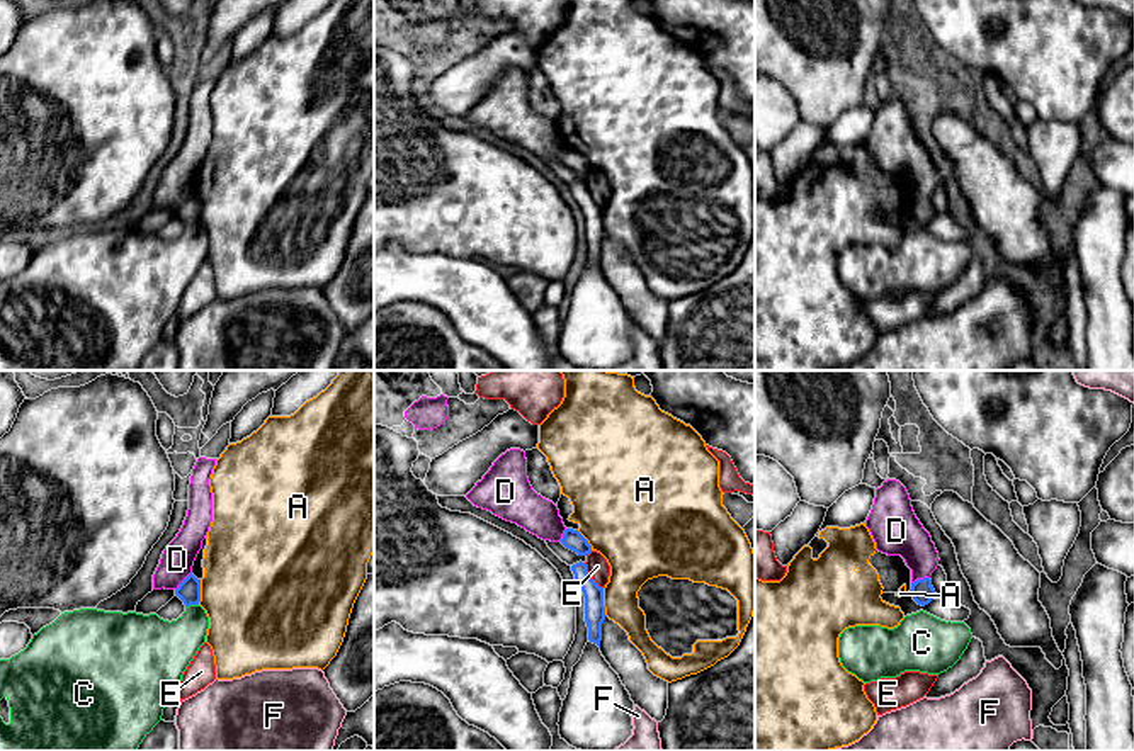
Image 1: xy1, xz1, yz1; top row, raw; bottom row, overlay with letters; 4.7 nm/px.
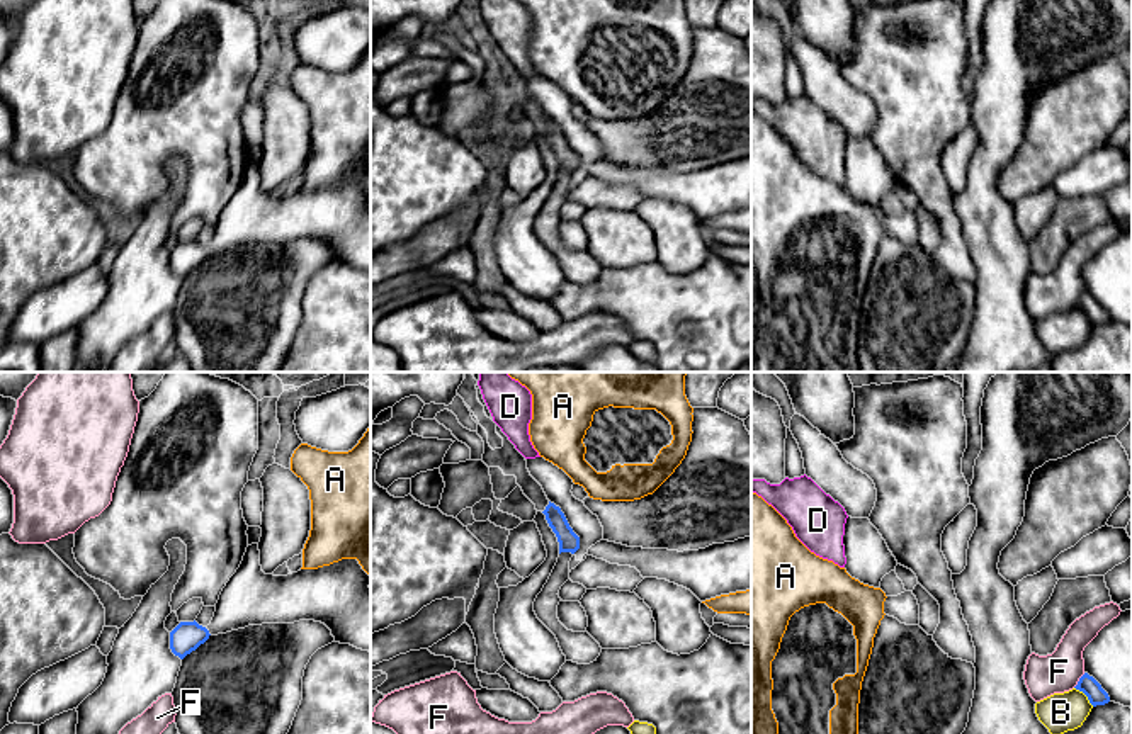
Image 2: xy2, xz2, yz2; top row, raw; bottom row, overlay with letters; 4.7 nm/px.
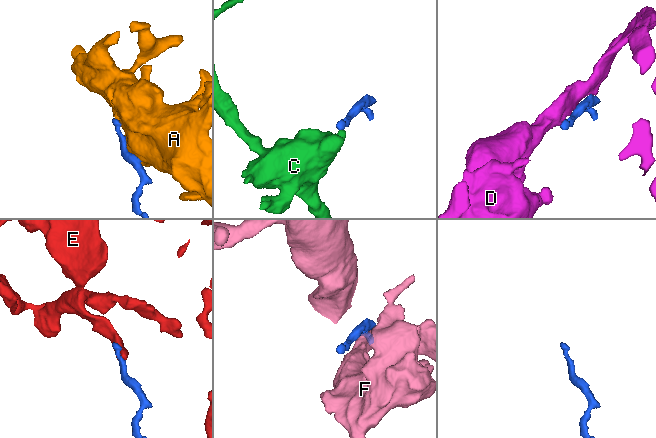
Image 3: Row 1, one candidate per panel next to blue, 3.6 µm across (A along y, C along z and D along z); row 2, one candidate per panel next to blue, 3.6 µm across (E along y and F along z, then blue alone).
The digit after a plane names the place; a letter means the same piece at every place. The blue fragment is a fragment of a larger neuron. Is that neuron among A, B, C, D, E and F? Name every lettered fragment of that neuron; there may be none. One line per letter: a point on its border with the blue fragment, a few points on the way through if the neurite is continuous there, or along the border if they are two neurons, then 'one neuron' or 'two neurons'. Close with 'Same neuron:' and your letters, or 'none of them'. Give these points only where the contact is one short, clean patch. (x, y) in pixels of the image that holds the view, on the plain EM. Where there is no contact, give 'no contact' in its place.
A: contact xz1 (602, 221); two neurons
B: contact yz2 (1085, 313); two neurons
C: contact xy1 (191, 223); two neurons
D: contact xy1 (182, 201); border xy1 (191, 191), (175, 209); two neurons
E: contact xz1 (590, 196); border xz1 (584, 182), (589, 194), (602, 208); two neurons
F: contact yz2 (1080, 299); two neurons
Same neuron: none of them

